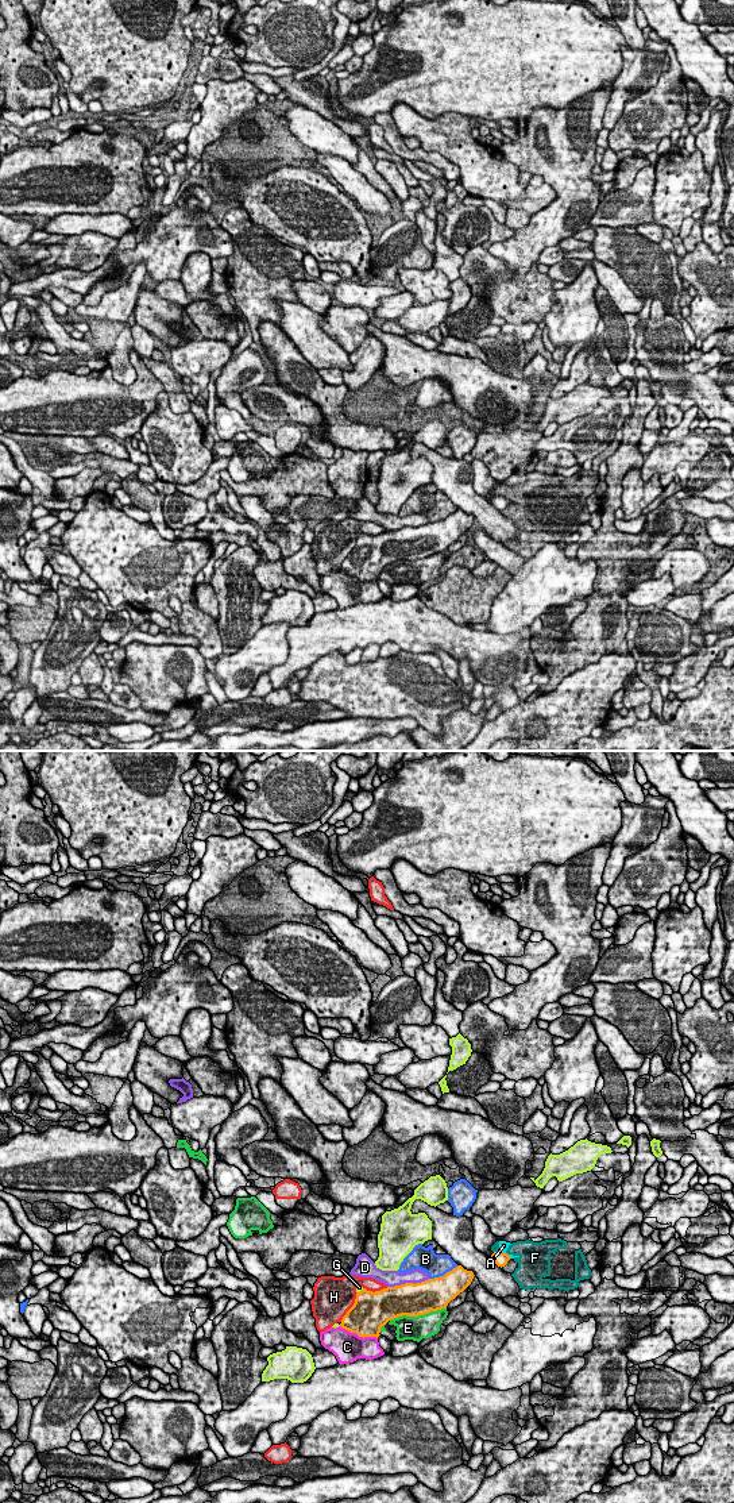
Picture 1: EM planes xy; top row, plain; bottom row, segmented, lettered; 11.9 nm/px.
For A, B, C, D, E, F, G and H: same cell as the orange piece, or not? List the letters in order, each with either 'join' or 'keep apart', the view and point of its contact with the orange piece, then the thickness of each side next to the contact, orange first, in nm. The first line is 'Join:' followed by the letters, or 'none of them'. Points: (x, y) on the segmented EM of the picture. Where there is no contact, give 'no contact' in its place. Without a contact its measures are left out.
Join: none of them
A: keep apart; meets orange in xy at (502, 1252); 170 nm thick on the orange side, 120 nm on the other
B: keep apart; meets orange in xy at (444, 1275); 360 nm thick on the orange side, 280 nm on the other
C: keep apart; meets orange in xy at (359, 1336); 440 nm thick on the orange side, 360 nm on the other
D: keep apart; meets orange in xy at (408, 1283); 400 nm thick on the orange side, 190 nm on the other
E: keep apart; meets orange in xy at (417, 1315); 400 nm thick on the orange side, 280 nm on the other
F: keep apart; meets orange in xy at (497, 1252); 170 nm thick on the orange side, 100 nm on the other
G: keep apart; meets orange in xy at (362, 1290); 420 nm thick on the orange side, 70 nm on the other
H: keep apart; meets orange in xy at (351, 1307); 440 nm thick on the orange side, 480 nm on the other

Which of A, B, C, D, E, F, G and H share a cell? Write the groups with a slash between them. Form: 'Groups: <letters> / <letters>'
Groups: A F / B / C / D / E / G / H

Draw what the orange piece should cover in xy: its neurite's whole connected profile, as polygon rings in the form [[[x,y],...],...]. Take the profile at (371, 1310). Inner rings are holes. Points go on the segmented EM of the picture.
[[[457,1265],[444,1276],[421,1283],[405,1283],[380,1291],[363,1288],[340,1326],[359,1337],[379,1337],[380,1329],[391,1319],[418,1317],[447,1309],[448,1303],[472,1282],[474,1272]]]

